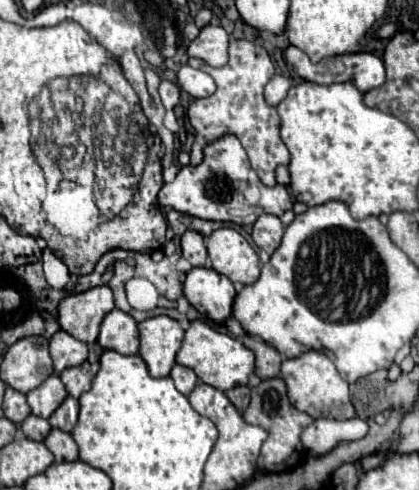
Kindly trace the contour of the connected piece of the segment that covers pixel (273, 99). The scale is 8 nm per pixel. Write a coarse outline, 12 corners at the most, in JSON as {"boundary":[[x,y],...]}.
{"boundary":[[273,75],[265,87],[269,105],[277,105],[289,91],[291,81]]}

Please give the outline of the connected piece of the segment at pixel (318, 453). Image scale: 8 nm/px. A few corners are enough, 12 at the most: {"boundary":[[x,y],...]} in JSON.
{"boundary":[[315,419],[301,441],[311,457],[323,457],[341,441],[363,439],[363,419]]}

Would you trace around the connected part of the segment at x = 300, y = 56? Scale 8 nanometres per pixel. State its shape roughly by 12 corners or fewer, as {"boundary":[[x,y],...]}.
{"boundary":[[297,47],[285,59],[309,83],[351,81],[361,93],[385,81],[373,53],[311,59]]}

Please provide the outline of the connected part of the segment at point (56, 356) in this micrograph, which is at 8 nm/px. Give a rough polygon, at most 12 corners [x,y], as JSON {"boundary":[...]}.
{"boundary":[[57,331],[49,341],[57,373],[87,359],[87,343]]}

